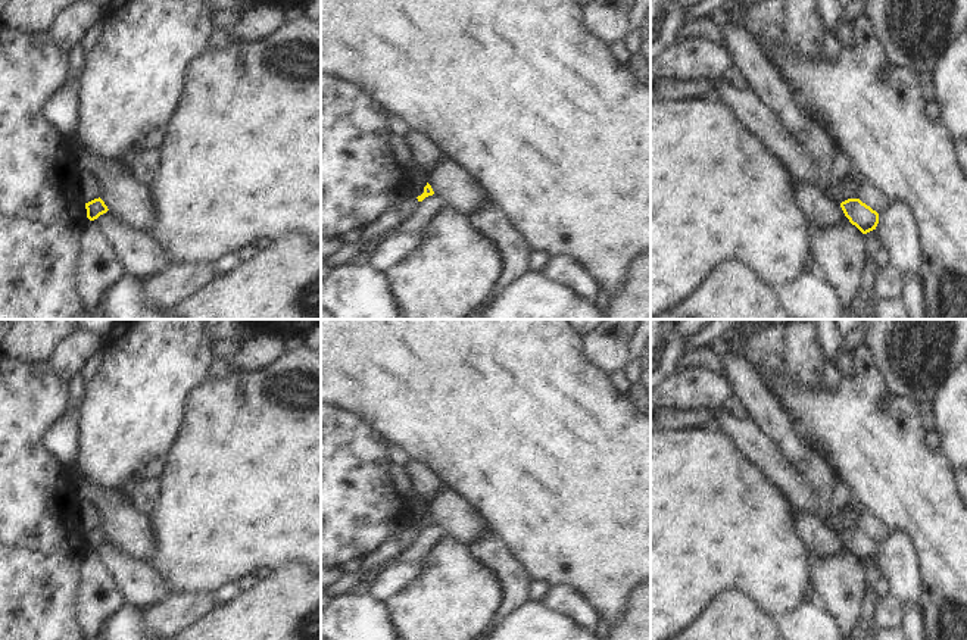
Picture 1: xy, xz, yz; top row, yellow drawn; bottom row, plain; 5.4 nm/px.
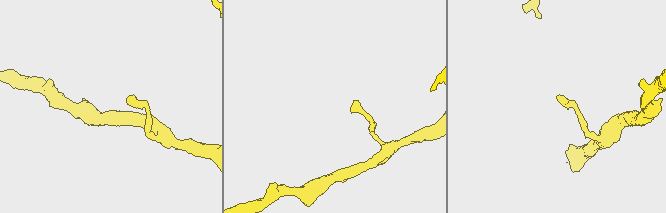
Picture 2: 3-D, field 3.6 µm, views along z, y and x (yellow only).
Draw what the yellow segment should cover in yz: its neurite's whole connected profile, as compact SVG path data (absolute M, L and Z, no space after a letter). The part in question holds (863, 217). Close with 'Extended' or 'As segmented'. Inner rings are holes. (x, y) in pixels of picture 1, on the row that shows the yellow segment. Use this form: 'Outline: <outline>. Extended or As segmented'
Outline: M848 199L840 203L845 216L852 225L855 225L862 234L876 230L879 224L879 213L860 199Z. As segmented

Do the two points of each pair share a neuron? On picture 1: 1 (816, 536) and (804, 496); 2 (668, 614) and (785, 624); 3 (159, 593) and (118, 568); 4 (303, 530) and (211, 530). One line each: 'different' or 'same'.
1: different
2: different
3: same
4: same

